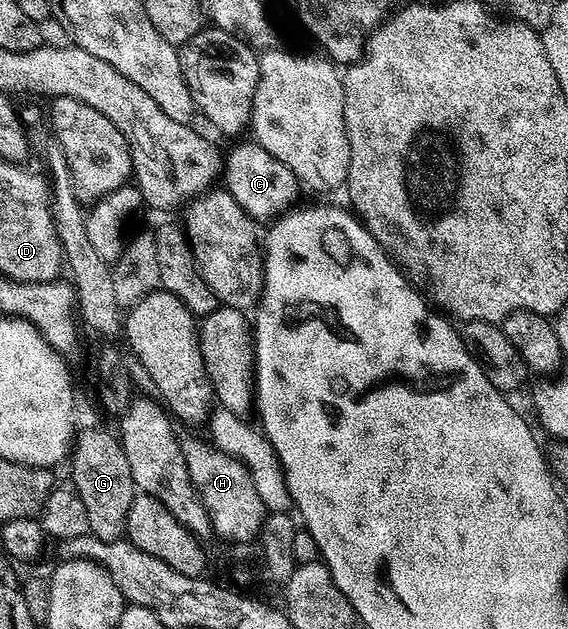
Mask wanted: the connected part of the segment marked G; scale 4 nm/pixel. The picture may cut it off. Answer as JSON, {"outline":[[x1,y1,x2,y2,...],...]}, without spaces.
{"outline":[[91,426,76,433,69,455,71,466,70,485,81,496,85,512,89,512,89,533,106,542,124,537,127,533,129,508,137,493,133,472,129,472,129,460,125,460,123,444,114,433]]}

